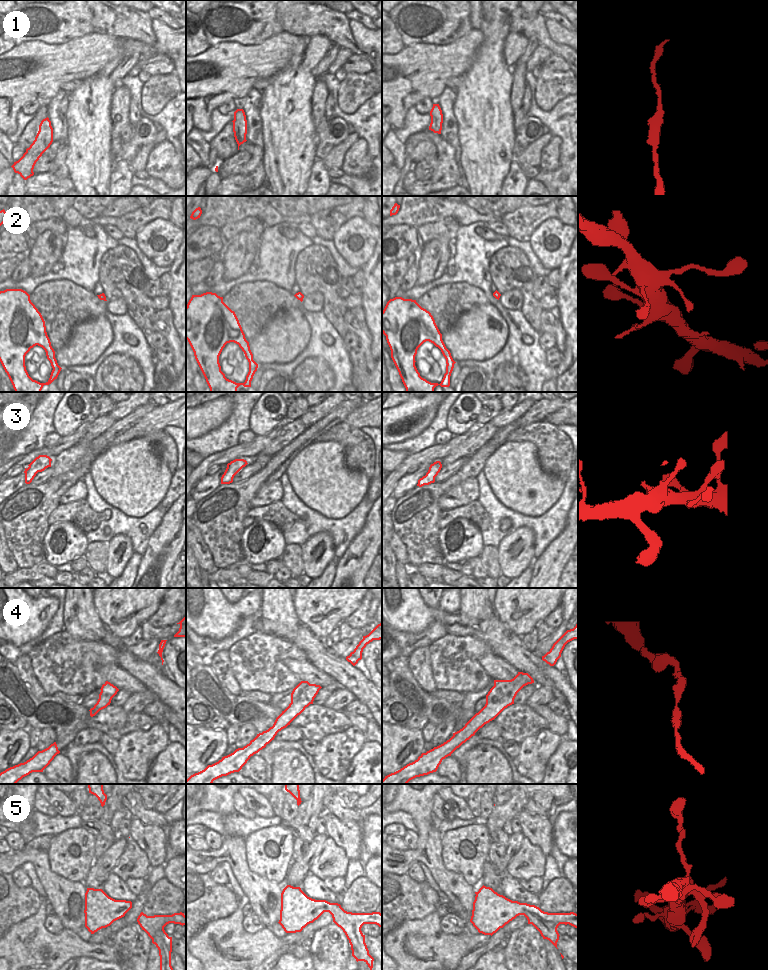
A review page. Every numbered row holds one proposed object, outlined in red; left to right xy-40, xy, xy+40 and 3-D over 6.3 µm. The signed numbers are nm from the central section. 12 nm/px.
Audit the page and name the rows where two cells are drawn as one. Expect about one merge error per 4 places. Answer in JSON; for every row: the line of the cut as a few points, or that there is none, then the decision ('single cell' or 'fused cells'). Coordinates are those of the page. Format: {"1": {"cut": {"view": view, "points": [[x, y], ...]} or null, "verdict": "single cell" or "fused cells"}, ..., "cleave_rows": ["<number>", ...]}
{"1": {"cut": null, "verdict": "single cell"}, "2": {"cut": null, "verdict": "single cell"}, "3": {"cut": null, "verdict": "single cell"}, "4": {"cut": null, "verdict": "single cell"}, "5": {"cut": null, "verdict": "single cell"}, "cleave_rows": []}

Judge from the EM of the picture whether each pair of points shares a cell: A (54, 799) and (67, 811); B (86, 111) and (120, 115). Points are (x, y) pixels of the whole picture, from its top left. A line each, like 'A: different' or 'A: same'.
A: same
B: different

